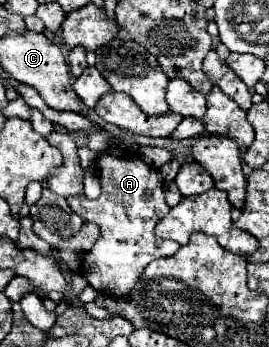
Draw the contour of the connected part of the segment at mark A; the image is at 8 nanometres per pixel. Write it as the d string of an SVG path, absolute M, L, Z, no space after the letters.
M107 149L99 153L95 171L101 183L101 195L93 201L87 197L67 199L73 213L77 213L85 223L99 225L101 231L91 251L81 257L79 271L97 293L125 297L153 259L177 253L179 245L175 241L157 239L153 235L153 227L169 213L171 207L165 201L161 173L149 167L135 151L121 153L121 149Z

